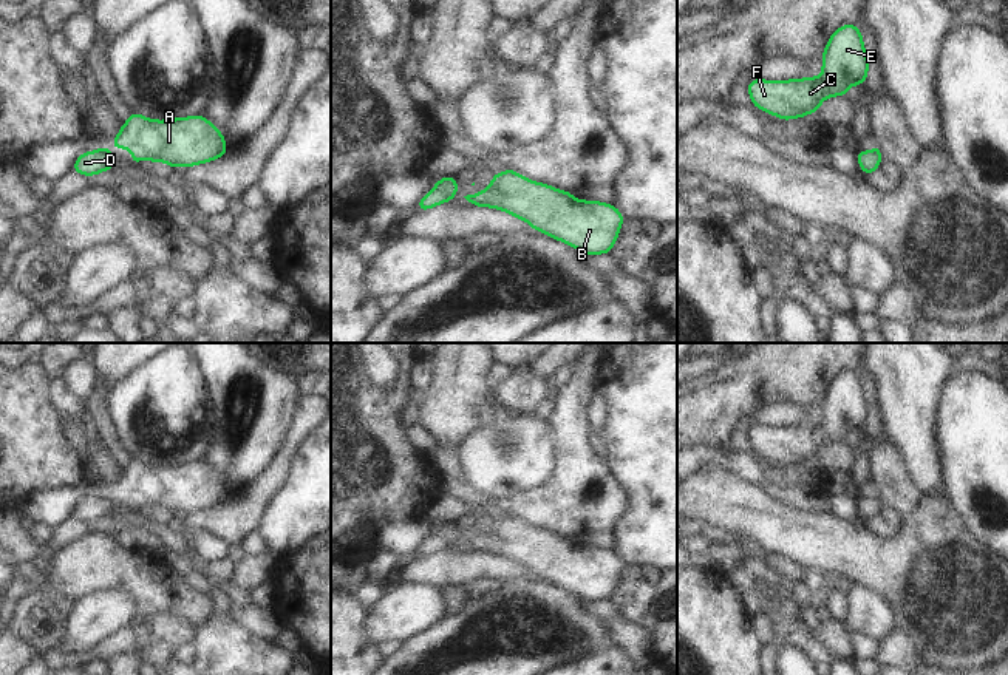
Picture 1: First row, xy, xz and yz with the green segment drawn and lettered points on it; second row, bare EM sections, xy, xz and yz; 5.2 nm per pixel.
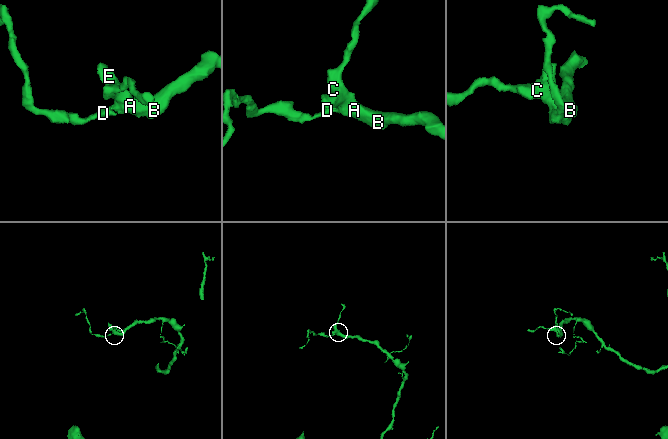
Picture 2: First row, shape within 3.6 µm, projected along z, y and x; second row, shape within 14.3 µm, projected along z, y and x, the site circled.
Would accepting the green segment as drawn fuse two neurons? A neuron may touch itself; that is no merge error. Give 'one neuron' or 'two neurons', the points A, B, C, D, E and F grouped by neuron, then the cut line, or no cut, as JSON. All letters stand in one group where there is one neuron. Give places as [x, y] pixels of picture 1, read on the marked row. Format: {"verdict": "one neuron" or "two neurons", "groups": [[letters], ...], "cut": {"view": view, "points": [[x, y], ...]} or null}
{"verdict": "two neurons", "groups": [["A", "B", "C", "E", "F"], ["D"]], "cut": {"view": "xy", "points": [[99, 150], [107, 155]]}}

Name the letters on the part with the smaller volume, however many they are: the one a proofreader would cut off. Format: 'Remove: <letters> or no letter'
Remove: D

